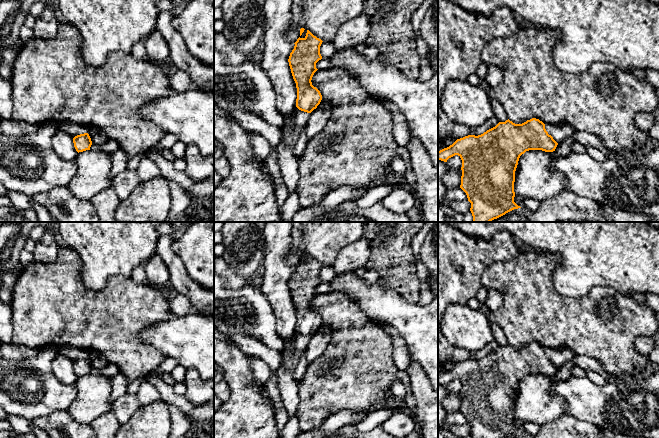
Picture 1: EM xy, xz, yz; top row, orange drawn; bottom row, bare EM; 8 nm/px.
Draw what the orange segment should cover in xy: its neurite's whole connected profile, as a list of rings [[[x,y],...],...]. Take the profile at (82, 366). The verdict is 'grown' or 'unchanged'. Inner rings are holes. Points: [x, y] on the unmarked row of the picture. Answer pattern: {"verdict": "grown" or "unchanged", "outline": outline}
{"verdict": "grown", "outline": [[[63,346],[59,349],[59,353],[73,362],[74,371],[78,377],[90,374],[92,365],[87,357],[89,352],[77,347]]]}

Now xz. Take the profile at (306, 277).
{"verdict": "grown", "outline": [[[307,254],[304,262],[298,262],[288,286],[297,312],[296,332],[286,343],[283,359],[277,370],[278,390],[289,417],[297,415],[299,404],[298,384],[293,378],[301,356],[308,347],[310,337],[322,324],[320,315],[312,309],[312,301],[318,294],[316,287],[322,283],[322,264]]]}

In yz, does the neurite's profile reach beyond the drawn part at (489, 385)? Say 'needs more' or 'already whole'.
needs more

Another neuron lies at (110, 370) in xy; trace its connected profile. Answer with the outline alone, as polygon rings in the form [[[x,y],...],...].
[[[108,363],[102,370],[101,374],[105,377],[112,379],[120,373],[118,367],[114,364]]]

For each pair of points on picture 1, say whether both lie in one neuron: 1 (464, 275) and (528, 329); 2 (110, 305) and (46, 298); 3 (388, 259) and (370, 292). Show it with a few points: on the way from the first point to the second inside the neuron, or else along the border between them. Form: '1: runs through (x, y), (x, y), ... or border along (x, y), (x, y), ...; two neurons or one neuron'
1: border along (493, 264), (484, 272), (482, 285); two neurons
2: runs through (94, 305), (62, 305); one neuron
3: border along (379, 278), (384, 287), (391, 288), (398, 293); two neurons

